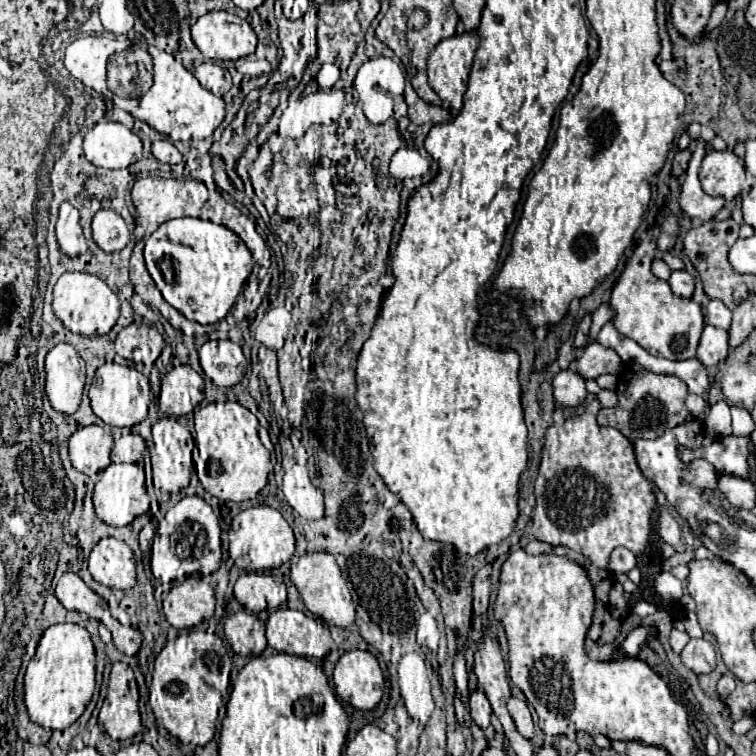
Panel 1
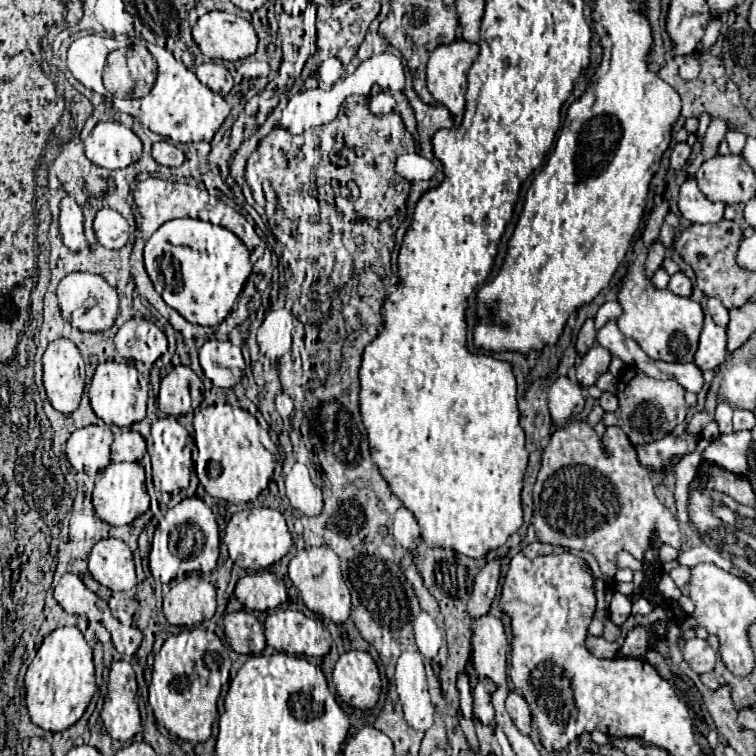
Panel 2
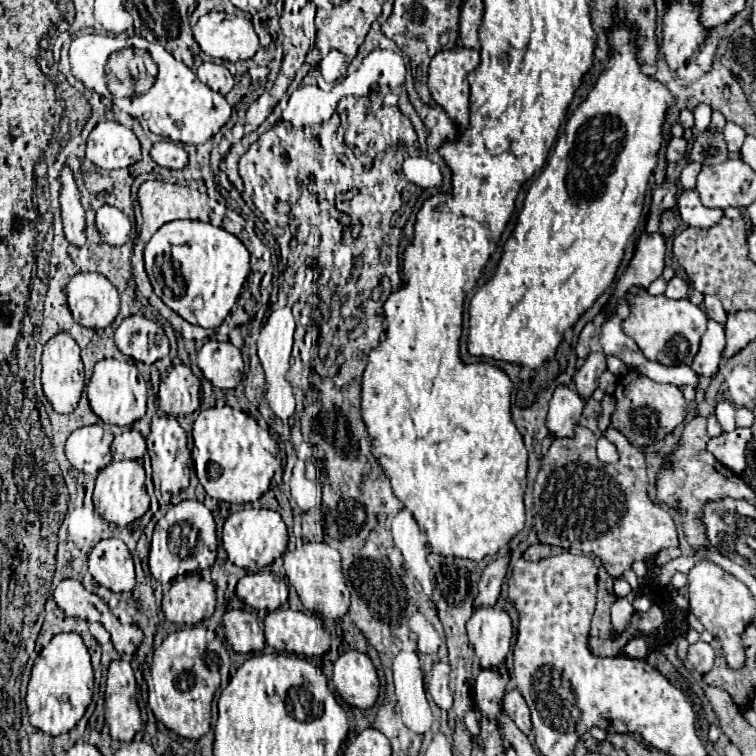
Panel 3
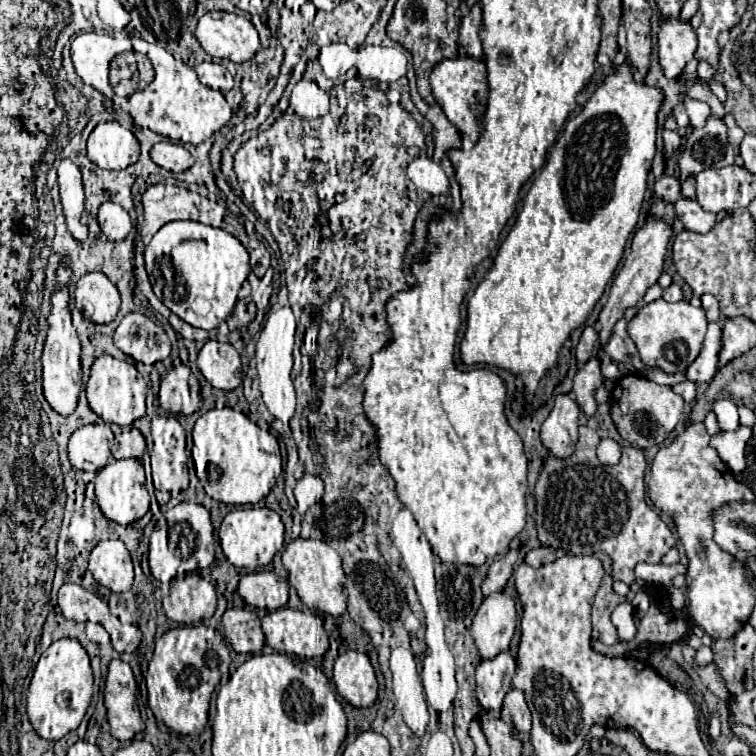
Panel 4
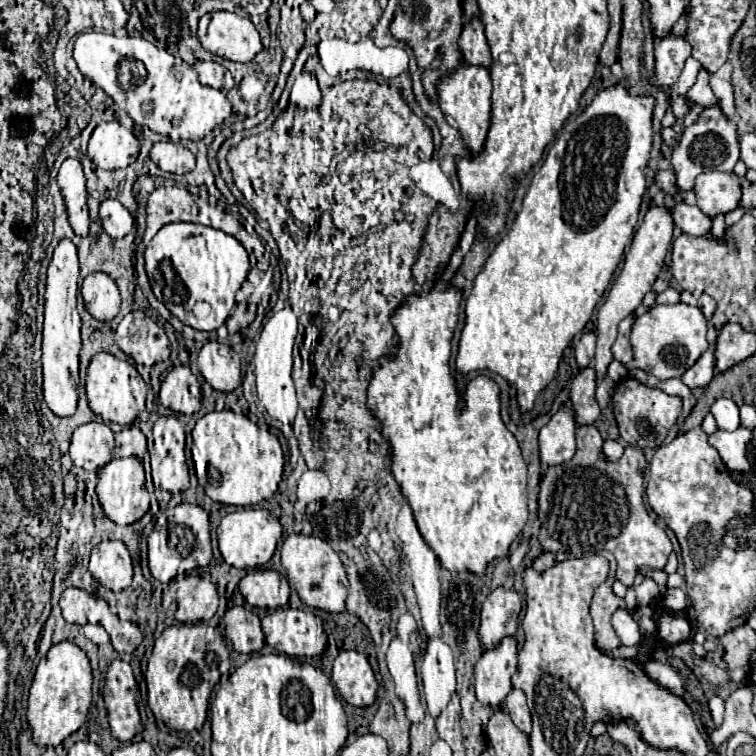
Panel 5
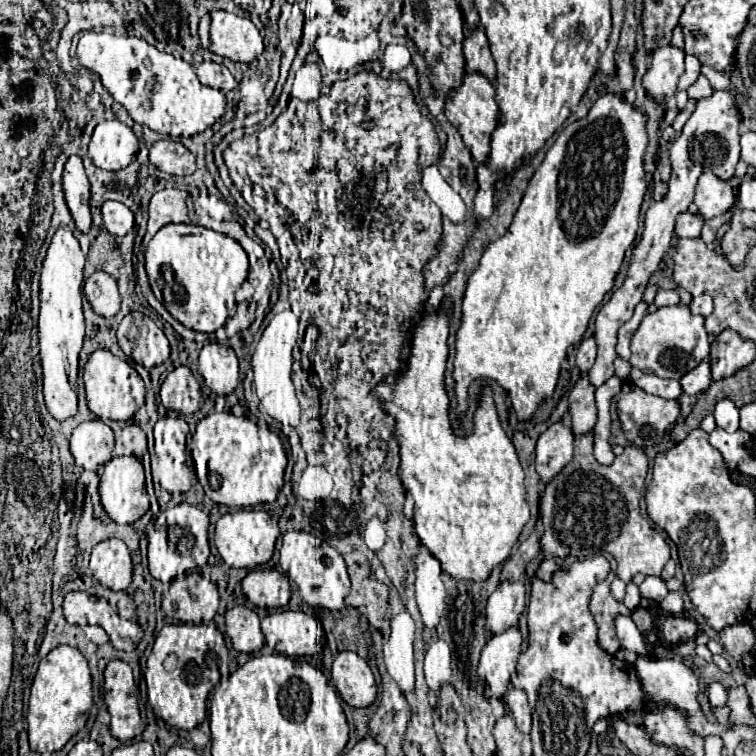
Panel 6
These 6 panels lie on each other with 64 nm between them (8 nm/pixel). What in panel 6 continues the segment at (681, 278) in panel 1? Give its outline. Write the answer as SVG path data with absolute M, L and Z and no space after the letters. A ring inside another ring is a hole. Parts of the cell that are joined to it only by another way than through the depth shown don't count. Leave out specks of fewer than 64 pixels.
M660 290L656 294L654 304L656 306L676 306L676 304L680 304L680 296L676 294L676 290Z

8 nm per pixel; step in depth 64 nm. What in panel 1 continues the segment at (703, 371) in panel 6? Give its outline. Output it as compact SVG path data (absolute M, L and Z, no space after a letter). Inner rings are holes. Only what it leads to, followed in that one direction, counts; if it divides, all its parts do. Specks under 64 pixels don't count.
M706 324L696 350L696 358L702 362L702 366L710 368L722 362L726 356L728 356L728 332L712 324Z

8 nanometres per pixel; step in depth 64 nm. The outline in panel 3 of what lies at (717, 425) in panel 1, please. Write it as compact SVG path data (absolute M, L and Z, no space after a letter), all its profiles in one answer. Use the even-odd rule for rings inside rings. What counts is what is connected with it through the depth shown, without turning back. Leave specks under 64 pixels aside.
M720 402L716 406L716 418L718 418L724 432L730 432L732 428L736 428L734 416L736 416L736 406L732 402Z

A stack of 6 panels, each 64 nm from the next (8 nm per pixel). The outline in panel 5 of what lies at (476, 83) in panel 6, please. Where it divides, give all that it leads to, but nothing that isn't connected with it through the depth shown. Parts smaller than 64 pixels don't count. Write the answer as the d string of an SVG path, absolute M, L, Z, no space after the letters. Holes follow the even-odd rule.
M462 64L456 68L456 72L450 78L444 78L438 84L438 96L440 96L440 108L446 118L446 122L456 128L466 146L470 148L472 154L480 154L486 142L486 134L492 124L492 80L490 72L482 66L468 66Z

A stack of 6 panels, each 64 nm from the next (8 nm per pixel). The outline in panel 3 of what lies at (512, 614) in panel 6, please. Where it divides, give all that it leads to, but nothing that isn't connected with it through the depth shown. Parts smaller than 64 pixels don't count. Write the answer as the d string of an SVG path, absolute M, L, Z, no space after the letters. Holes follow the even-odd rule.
M478 608L468 620L466 628L482 668L504 662L506 654L510 652L512 638L512 618L504 608Z

